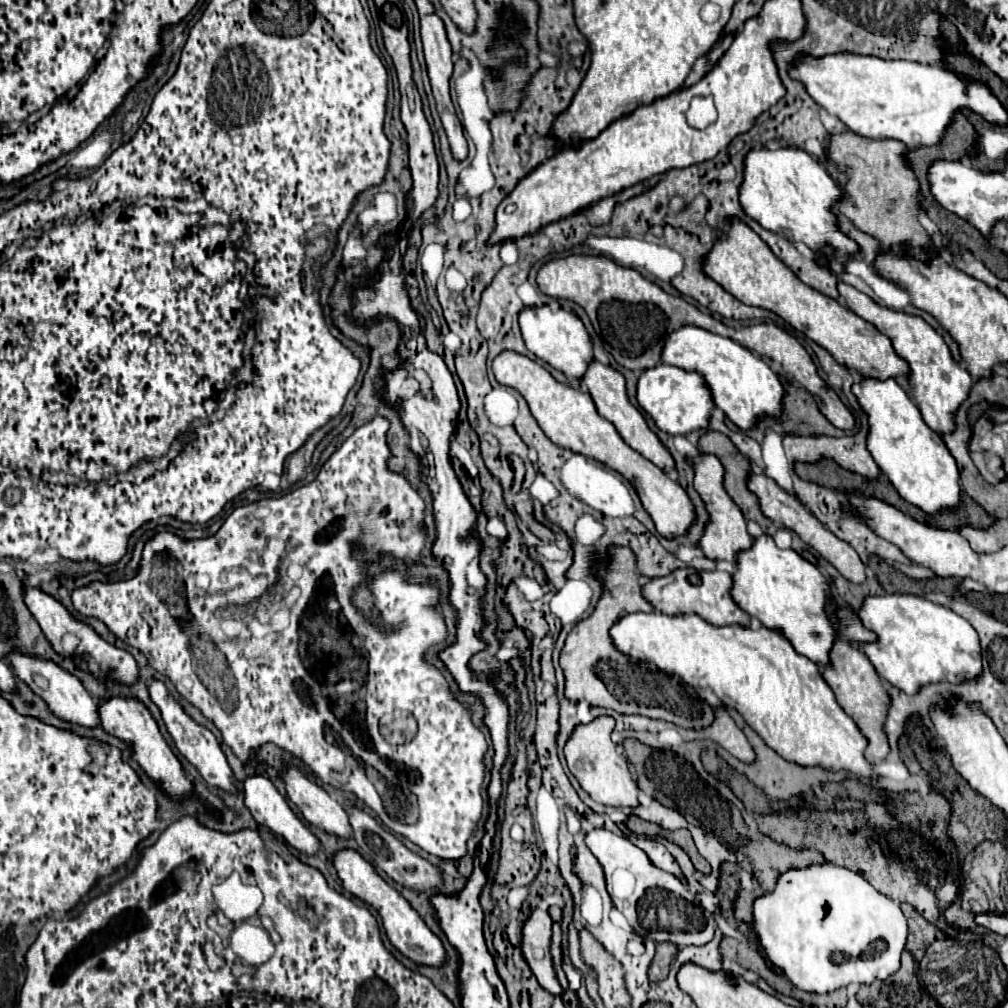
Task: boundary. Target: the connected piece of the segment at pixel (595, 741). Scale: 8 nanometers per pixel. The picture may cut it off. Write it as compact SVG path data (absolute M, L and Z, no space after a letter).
M598 716L590 724L578 724L568 742L564 744L564 756L570 772L580 782L584 792L590 794L592 800L604 806L638 806L638 788L626 756L618 754L614 742L610 740L612 728L614 718L610 716Z

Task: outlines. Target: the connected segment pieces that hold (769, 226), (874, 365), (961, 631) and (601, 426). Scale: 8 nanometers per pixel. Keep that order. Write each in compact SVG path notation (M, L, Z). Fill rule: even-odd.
M752 148L746 154L746 160L744 160L744 180L742 180L740 188L738 188L738 194L740 194L742 208L744 208L744 212L750 218L754 218L756 222L760 222L766 230L784 232L788 238L808 244L818 256L820 256L820 248L826 246L826 244L830 244L838 252L836 260L844 264L848 260L848 256L854 256L856 250L858 250L856 242L850 240L850 238L846 238L838 230L838 226L836 226L836 214L834 214L832 206L842 196L840 186L828 176L828 172L820 164L820 160L812 158L802 148L776 148L776 150Z
M728 218L728 232L724 238L718 238L704 256L702 272L740 302L772 310L810 340L826 348L842 366L854 368L862 376L884 380L908 374L908 364L894 354L890 340L884 334L842 302L830 300L830 296L822 296L820 292L814 292L814 288L802 284L802 280L798 280L798 276L794 276L794 272L790 272L790 268L786 268L786 264L782 264L782 260L762 244L762 238L754 236L754 232L742 224L742 220Z
M912 594L866 596L856 616L864 628L876 634L874 644L858 644L876 672L906 694L918 692L922 684L948 680L952 684L974 678L982 670L976 630L956 612Z
M504 350L494 358L492 372L500 384L510 386L524 396L538 426L542 428L542 432L546 432L546 436L554 444L568 448L572 452L584 454L588 458L594 458L594 460L606 464L608 468L620 472L636 488L636 492L642 500L642 506L652 516L656 530L662 536L674 538L688 530L688 526L694 520L694 508L692 508L688 494L680 488L678 482L666 478L666 474L658 466L654 466L650 460L642 458L638 452L634 452L620 438L616 428L596 412L594 402L588 392L558 382L546 368L542 368L528 356L522 356L518 352L510 352L510 350Z

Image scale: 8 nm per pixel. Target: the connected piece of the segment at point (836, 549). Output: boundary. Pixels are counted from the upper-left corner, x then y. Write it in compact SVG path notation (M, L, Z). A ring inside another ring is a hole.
M750 472L748 474L748 488L750 492L754 492L758 496L760 502L760 510L764 516L768 516L770 520L774 520L776 524L782 524L790 530L794 530L810 548L814 548L822 558L826 558L846 580L850 582L864 582L864 564L860 562L858 554L854 552L854 548L850 544L846 544L844 540L836 538L814 514L810 514L790 492L786 492L784 488L780 488L770 476L766 474L758 474L758 472Z

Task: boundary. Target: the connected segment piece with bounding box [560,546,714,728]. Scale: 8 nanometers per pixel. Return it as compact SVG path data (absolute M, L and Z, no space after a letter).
M608 546L606 558L596 560L592 572L602 582L602 596L594 612L570 630L560 652L560 666L566 678L564 696L572 702L586 700L590 706L612 708L620 714L660 718L682 728L710 726L714 718L712 708L702 698L692 694L678 678L668 676L666 672L646 662L632 660L612 646L608 630L614 620L630 612L652 612L652 606L640 594L640 582L632 550L622 546Z

